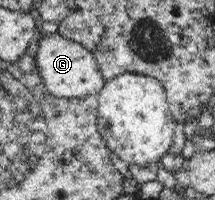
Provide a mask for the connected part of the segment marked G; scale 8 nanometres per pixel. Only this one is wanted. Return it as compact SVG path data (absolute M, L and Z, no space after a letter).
M47 32L38 40L35 62L47 90L56 98L82 98L99 93L105 84L94 54L82 44L66 39L56 32Z

